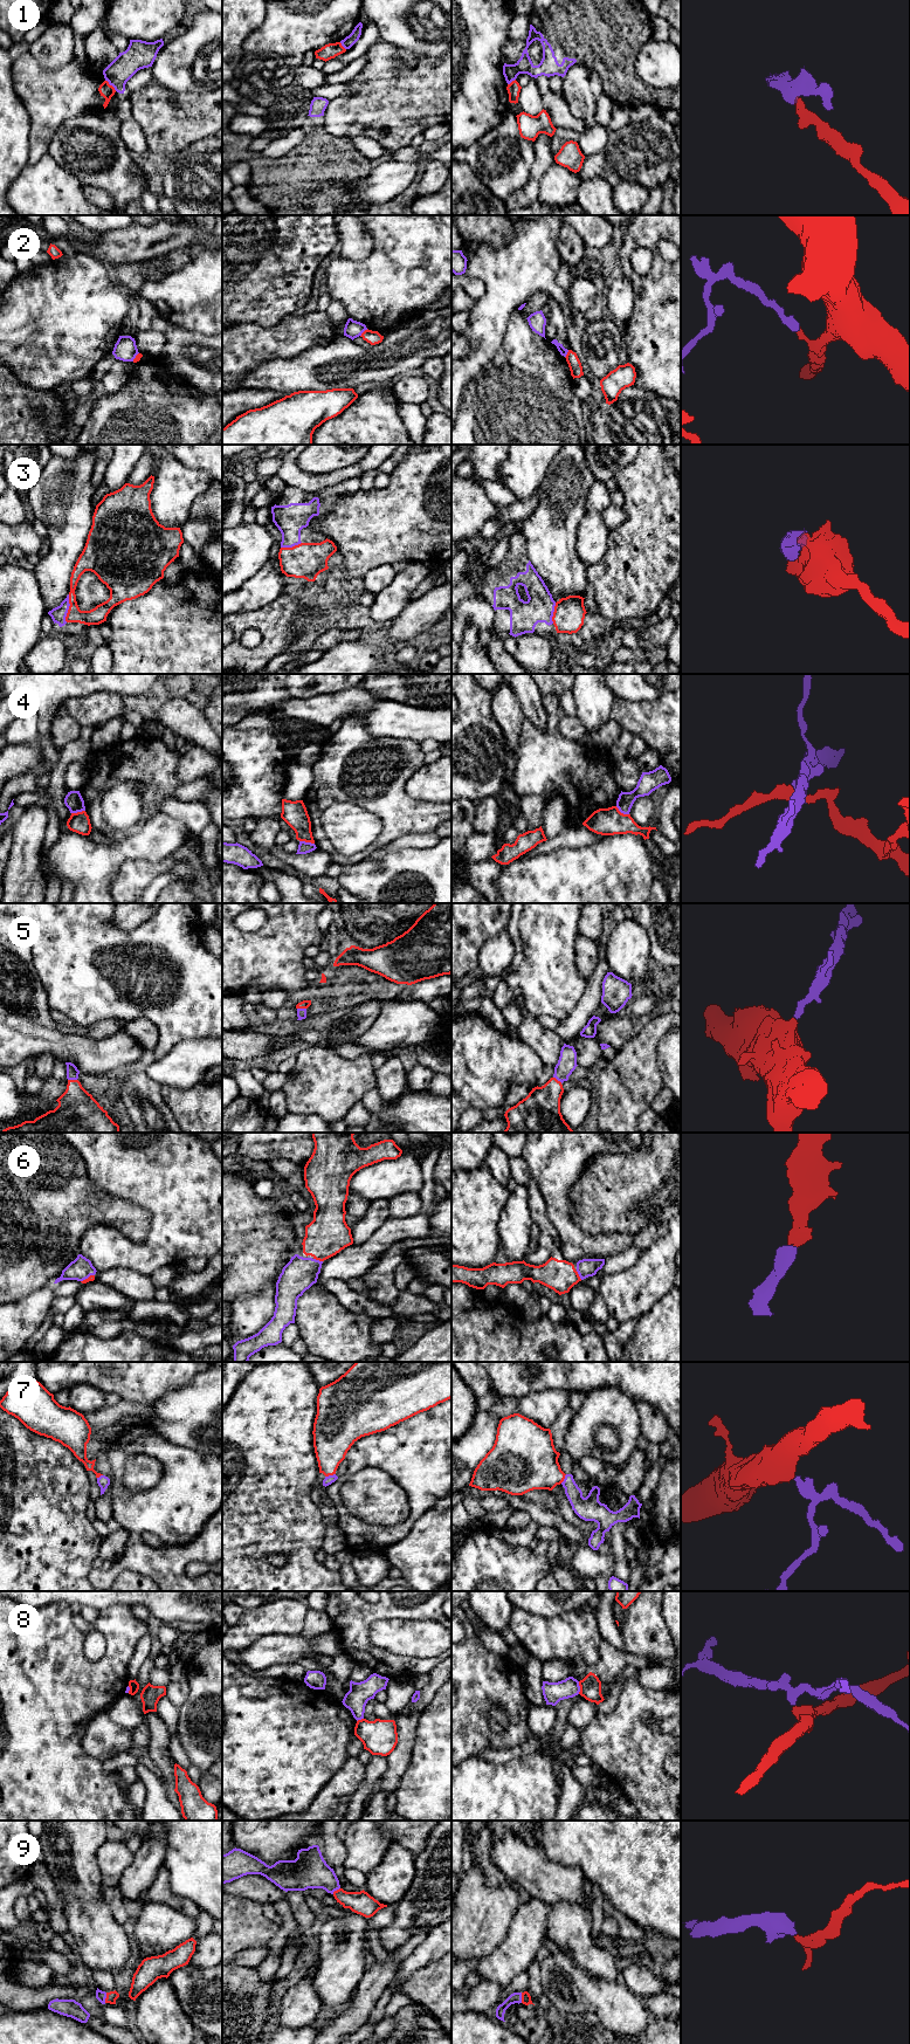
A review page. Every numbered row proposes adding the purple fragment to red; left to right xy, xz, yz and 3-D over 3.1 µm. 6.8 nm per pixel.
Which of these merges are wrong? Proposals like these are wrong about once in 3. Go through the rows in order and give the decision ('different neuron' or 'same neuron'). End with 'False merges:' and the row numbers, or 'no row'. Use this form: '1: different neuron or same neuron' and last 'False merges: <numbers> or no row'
1: different neuron
2: different neuron
3: same neuron
4: different neuron
5: same neuron
6: same neuron
7: same neuron
8: different neuron
9: same neuron
False merges: 1, 2, 4, 8

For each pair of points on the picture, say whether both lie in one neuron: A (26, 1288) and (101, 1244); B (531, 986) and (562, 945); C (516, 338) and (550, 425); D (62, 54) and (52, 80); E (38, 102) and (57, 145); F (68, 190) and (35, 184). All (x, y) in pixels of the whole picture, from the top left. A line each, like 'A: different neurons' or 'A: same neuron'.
A: different neurons
B: same neuron
C: same neuron
D: different neurons
E: different neurons
F: same neuron

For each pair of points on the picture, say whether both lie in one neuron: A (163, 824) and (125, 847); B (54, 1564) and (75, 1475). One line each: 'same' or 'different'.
A: same
B: same

